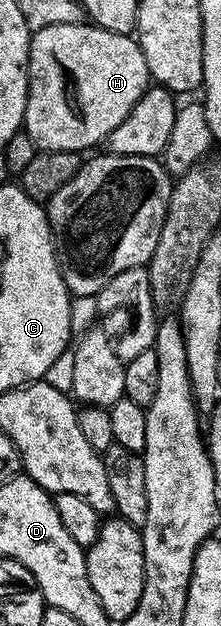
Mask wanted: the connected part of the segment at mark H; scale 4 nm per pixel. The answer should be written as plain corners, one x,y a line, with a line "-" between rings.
89,21
57,23
33,32
30,37
30,64
26,70
26,76
28,77
28,93
26,94
24,132
34,142
38,151
76,151
86,153
89,147
94,147
97,143
99,145
105,144
106,138
112,133
112,129
116,129
116,125
120,125
120,121
124,121
124,117
128,117
128,113
132,113
136,101
140,101
140,97
152,83
148,61
144,61
144,53
134,35
108,33
108,29
95,27

